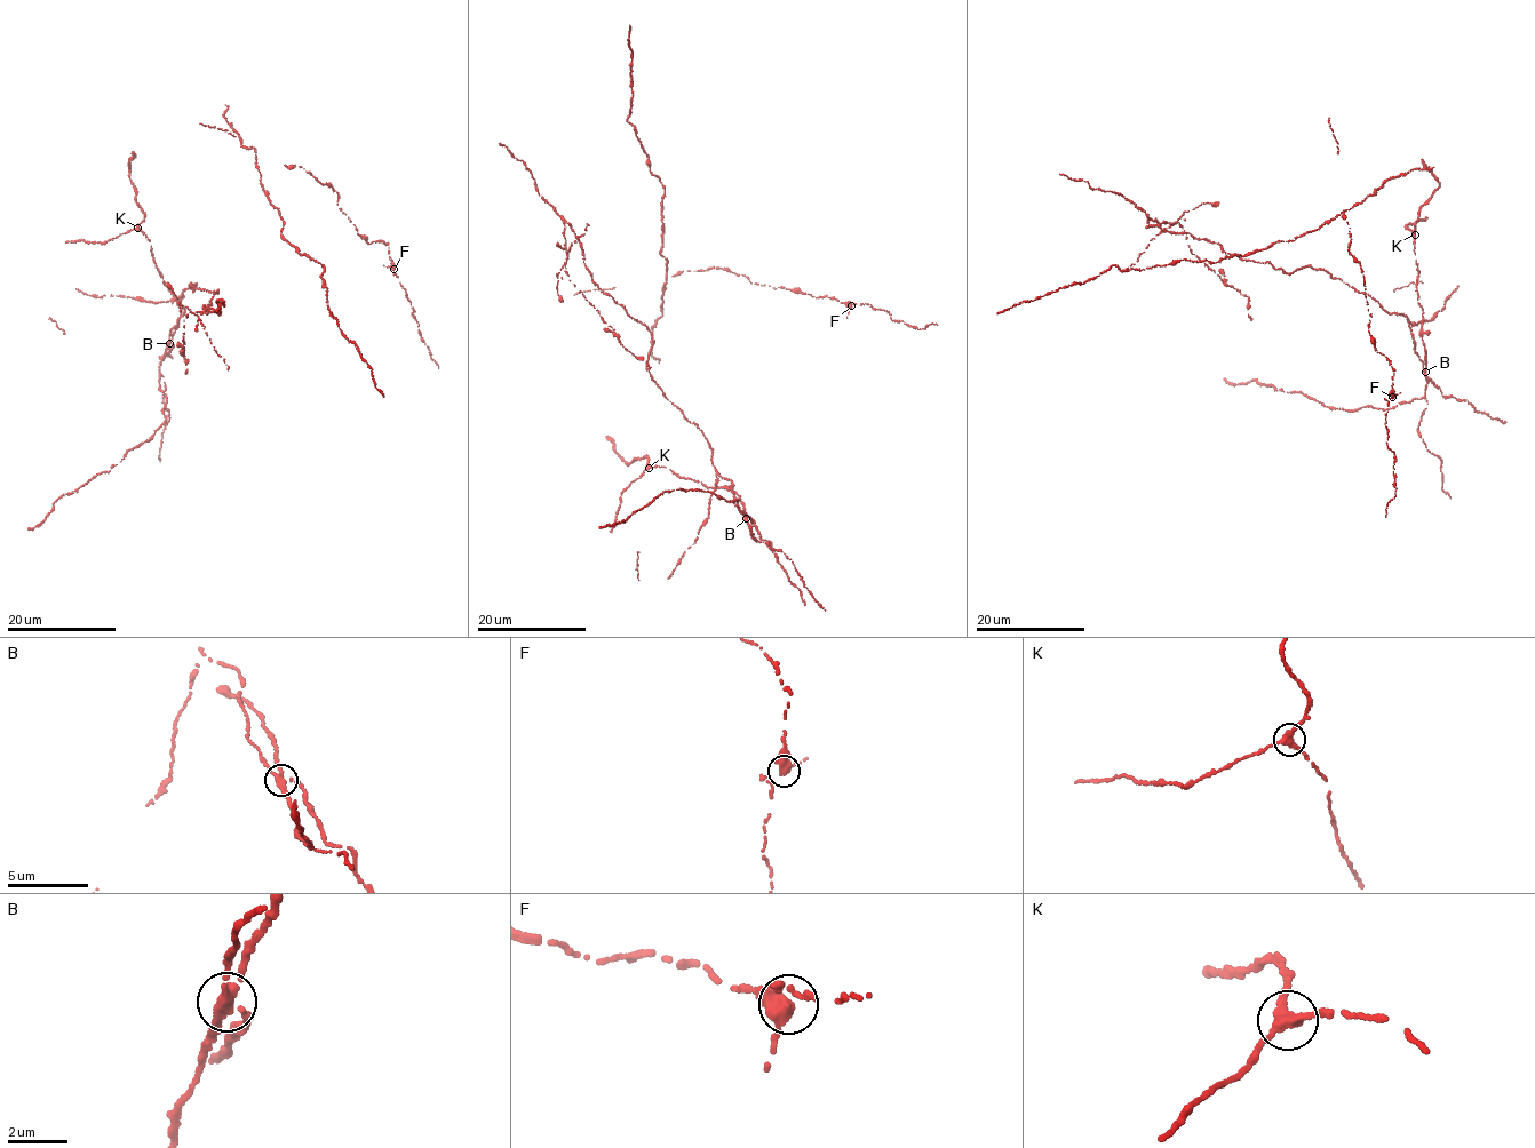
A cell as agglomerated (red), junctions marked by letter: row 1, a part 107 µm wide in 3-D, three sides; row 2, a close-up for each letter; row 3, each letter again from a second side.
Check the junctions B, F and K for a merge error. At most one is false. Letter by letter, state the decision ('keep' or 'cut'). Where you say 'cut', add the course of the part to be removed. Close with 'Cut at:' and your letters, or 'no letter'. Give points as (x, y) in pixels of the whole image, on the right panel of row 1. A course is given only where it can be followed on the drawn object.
B: cut | (1424, 372), (1408, 318), (1323, 270), (1289, 274), (1150, 220), (1178, 222), (1192, 254), (1248, 297), (1251, 320)
F: keep
K: keep
Cut at: B

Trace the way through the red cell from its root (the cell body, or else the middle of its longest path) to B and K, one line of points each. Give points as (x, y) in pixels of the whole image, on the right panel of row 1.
B: (1277, 269), (1291, 273), (1310, 265), (1321, 269), (1373, 297), (1390, 313), (1407, 317), (1415, 352), (1424, 372)
K: (1277, 269), (1291, 273), (1310, 265), (1321, 269), (1373, 297), (1390, 313), (1407, 317), (1423, 369), (1415, 234)

